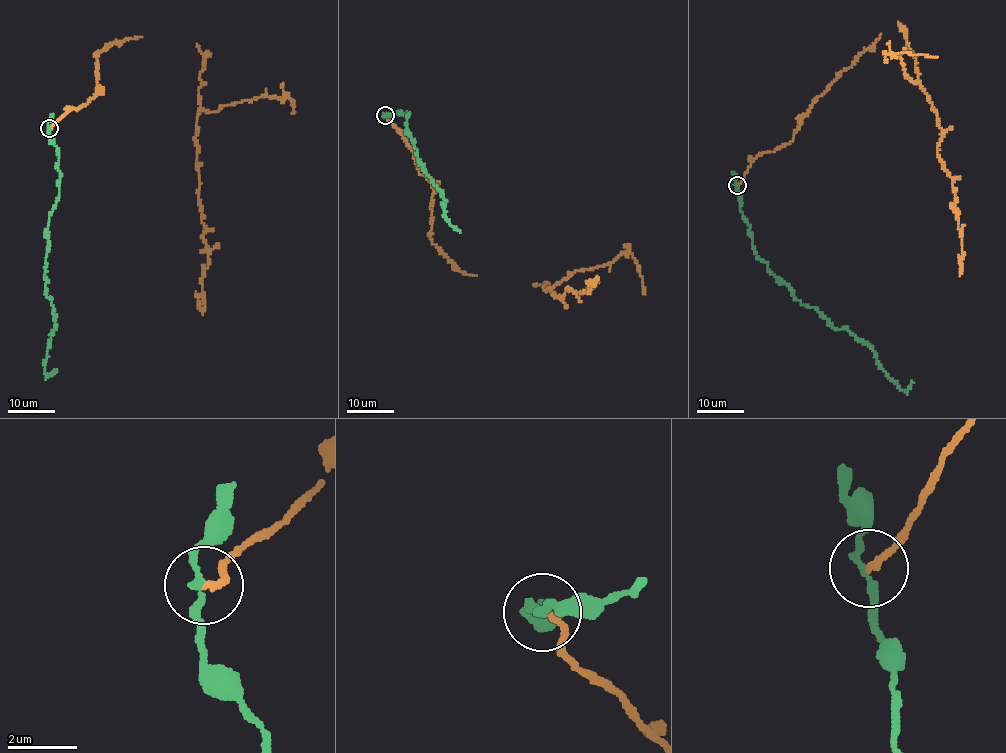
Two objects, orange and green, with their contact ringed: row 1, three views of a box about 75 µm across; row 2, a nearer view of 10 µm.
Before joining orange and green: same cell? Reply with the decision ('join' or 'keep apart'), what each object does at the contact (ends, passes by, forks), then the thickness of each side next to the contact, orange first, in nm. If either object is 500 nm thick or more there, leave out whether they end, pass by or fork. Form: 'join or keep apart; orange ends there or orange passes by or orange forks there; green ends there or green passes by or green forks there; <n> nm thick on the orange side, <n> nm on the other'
keep apart; orange ends there; green passes by; 170 nm thick on the orange side, 200 nm on the other

